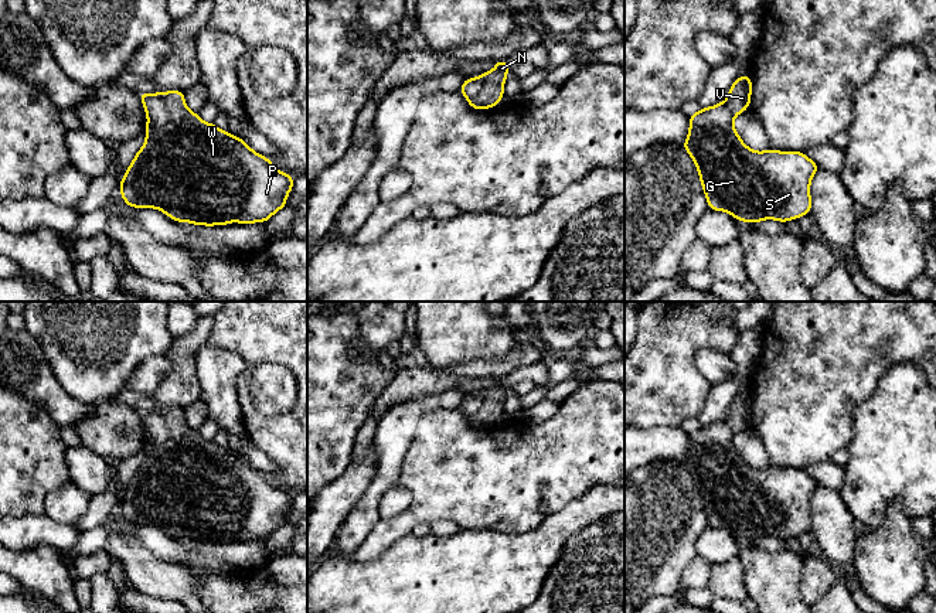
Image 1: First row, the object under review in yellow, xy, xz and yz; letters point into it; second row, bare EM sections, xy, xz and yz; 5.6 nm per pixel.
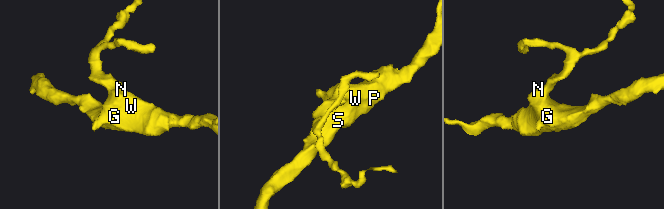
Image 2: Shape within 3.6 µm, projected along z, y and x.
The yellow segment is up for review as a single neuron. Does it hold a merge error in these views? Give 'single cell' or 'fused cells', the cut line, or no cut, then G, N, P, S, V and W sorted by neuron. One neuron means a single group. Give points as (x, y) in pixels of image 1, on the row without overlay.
single cell; cut none; groups G N P S V W

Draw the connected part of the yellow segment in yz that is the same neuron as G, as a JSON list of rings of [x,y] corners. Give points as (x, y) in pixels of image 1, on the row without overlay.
[[[739,394],[724,419],[701,425],[690,433],[690,447],[683,464],[692,474],[709,527],[726,528],[743,539],[776,537],[787,539],[810,531],[810,500],[818,483],[801,469],[749,466],[734,445],[735,433],[750,422],[750,394]]]

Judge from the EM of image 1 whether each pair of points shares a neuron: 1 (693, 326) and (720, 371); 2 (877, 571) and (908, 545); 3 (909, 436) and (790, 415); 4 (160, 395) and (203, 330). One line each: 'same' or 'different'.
1: different
2: same
3: different
4: same

